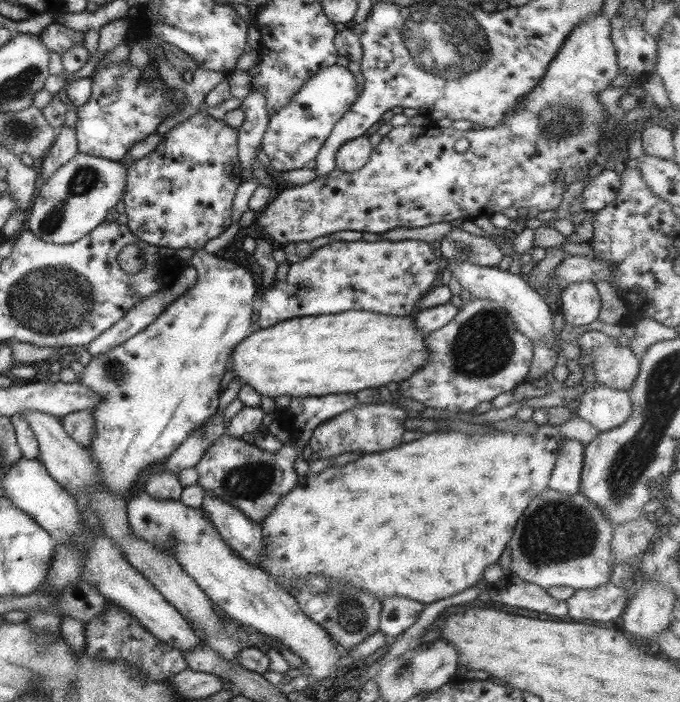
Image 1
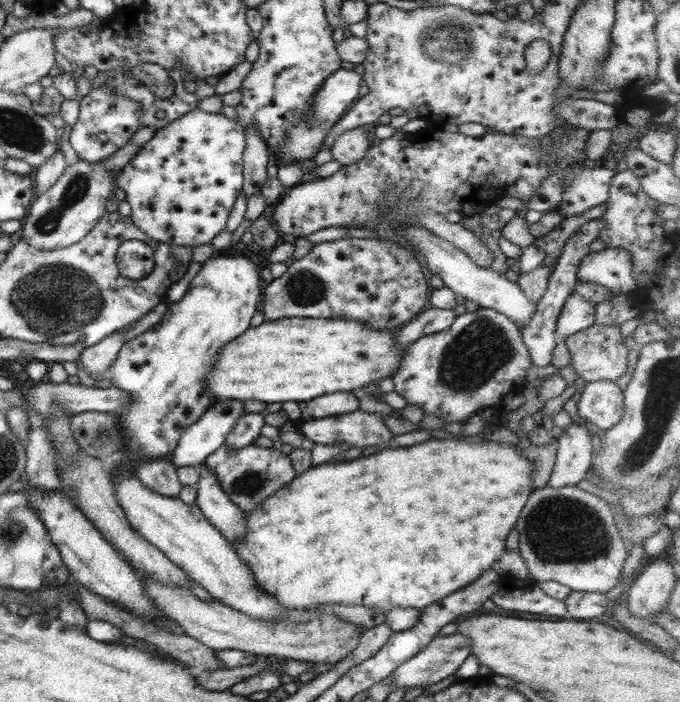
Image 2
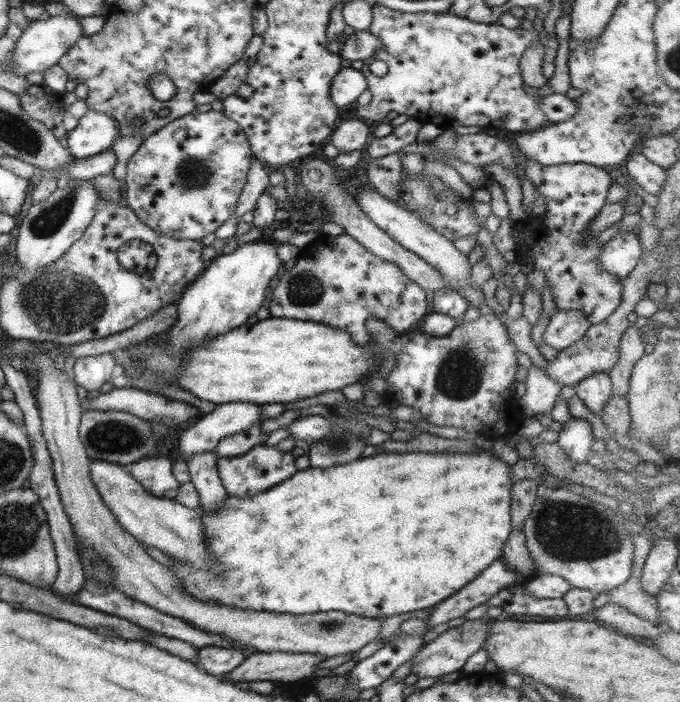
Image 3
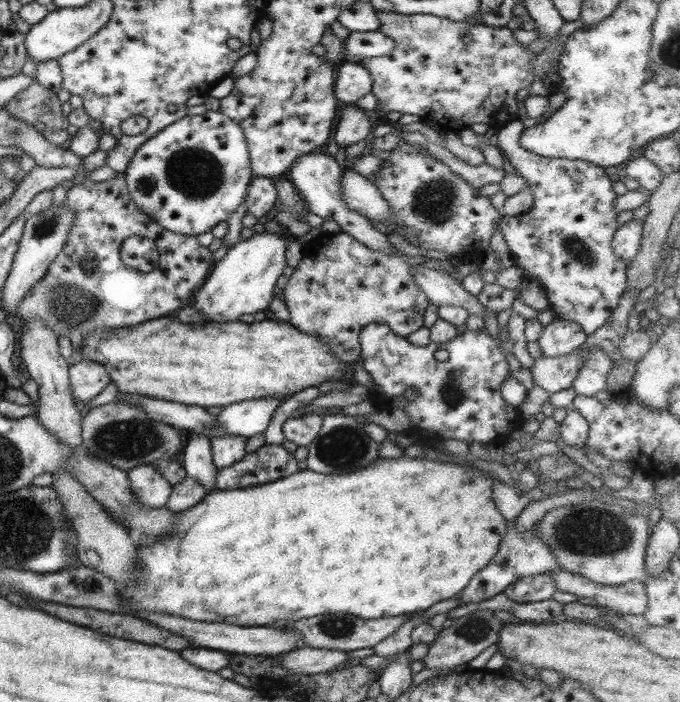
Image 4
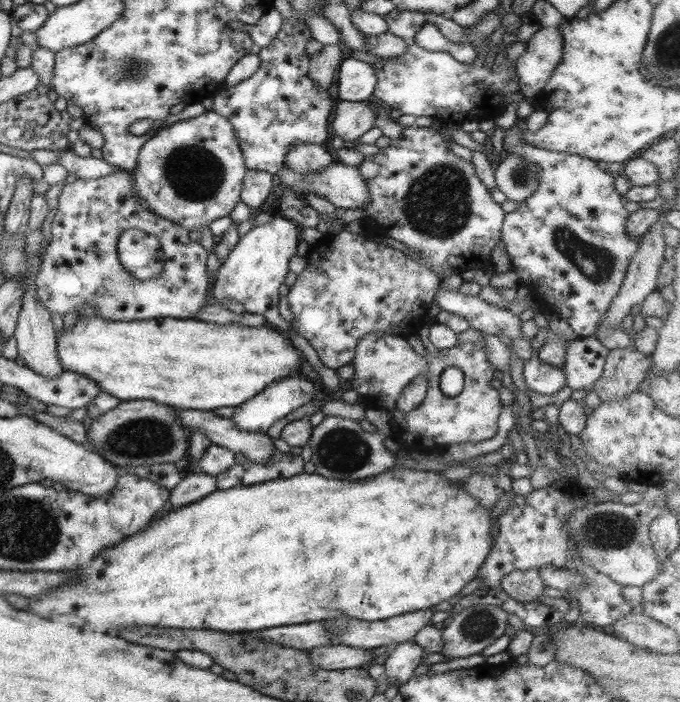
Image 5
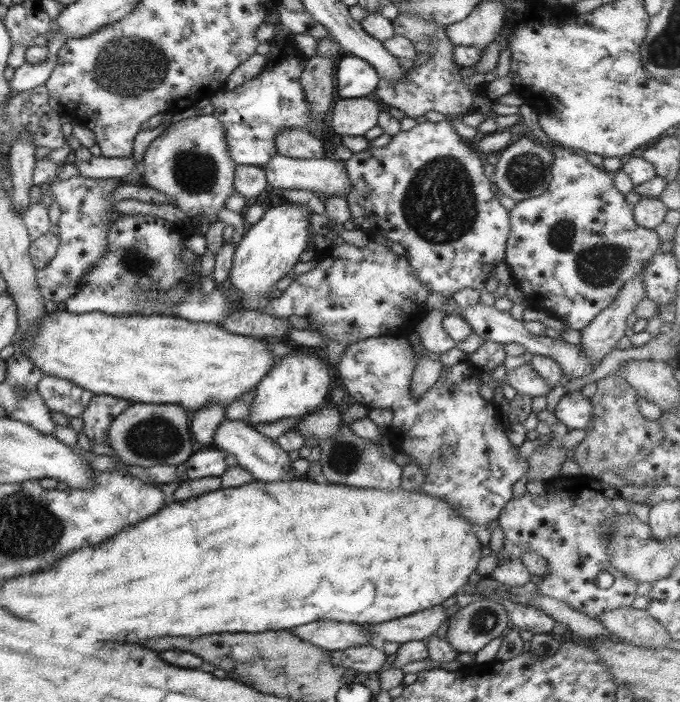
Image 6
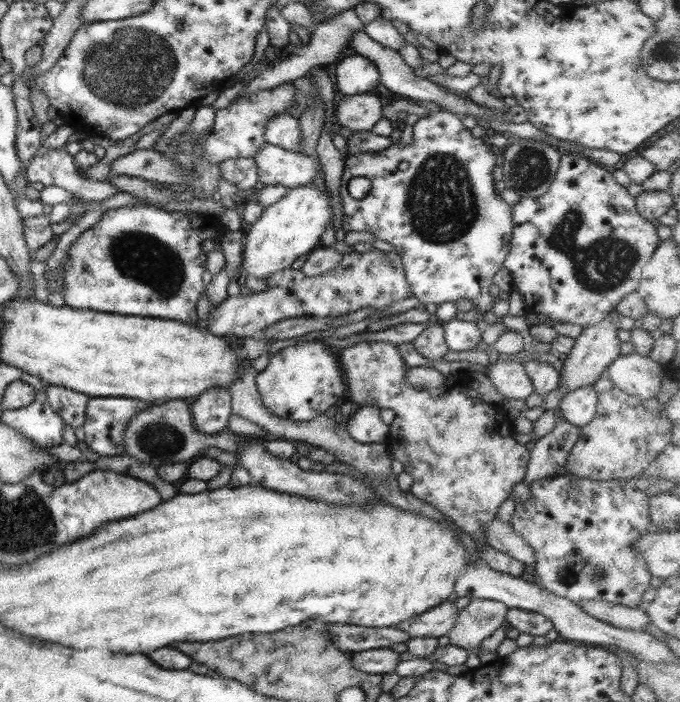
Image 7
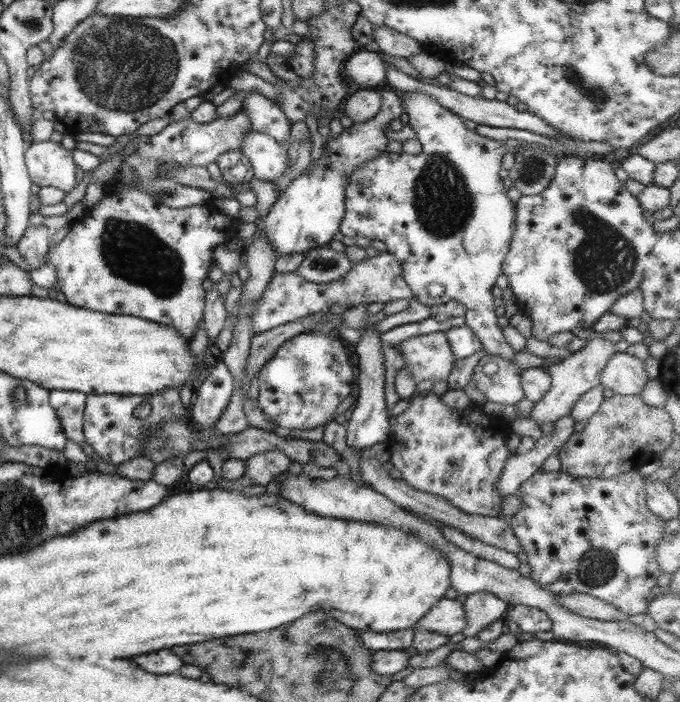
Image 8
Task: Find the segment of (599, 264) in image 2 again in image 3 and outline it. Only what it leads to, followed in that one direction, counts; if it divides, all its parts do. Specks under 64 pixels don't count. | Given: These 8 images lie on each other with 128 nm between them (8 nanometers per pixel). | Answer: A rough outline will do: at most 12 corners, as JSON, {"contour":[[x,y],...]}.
{"contour":[[623,234],[601,246],[597,260],[623,280],[634,270],[641,246]]}

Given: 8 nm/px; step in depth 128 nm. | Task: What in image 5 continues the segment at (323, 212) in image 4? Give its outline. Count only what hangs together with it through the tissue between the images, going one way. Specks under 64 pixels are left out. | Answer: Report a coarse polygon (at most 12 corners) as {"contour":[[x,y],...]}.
{"contour":[[293,144],[285,164],[315,174],[334,162],[321,144]]}

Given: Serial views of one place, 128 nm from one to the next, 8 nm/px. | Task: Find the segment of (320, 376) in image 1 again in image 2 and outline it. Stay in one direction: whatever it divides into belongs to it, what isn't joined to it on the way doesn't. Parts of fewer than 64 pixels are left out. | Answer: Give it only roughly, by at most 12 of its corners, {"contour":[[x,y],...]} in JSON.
{"contour":[[249,327],[205,376],[213,401],[303,402],[391,378],[389,329]]}

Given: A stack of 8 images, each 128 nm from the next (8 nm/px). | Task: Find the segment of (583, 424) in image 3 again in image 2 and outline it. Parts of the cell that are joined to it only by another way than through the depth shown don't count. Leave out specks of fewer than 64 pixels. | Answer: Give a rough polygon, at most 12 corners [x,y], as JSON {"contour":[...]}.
{"contour":[[569,424],[556,439],[546,486],[575,487],[590,470],[587,430]]}

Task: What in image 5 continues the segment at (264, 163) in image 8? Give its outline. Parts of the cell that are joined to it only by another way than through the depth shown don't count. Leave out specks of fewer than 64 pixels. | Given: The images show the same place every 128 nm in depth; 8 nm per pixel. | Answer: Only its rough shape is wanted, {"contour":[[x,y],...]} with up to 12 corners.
{"contour":[[339,162],[315,174],[287,166],[280,184],[327,200],[335,208],[363,210],[367,185],[357,167]]}

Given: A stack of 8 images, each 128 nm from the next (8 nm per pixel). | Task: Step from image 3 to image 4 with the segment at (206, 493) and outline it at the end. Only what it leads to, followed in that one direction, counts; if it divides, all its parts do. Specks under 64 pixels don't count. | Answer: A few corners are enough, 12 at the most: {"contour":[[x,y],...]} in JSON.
{"contour":[[192,434],[183,448],[186,476],[218,491],[209,438]]}

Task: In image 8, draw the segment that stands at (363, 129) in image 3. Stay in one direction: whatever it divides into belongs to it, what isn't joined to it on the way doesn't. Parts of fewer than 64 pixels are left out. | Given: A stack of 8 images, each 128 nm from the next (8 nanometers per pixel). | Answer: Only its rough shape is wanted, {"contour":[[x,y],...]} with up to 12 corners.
{"contour":[[373,89],[353,90],[343,114],[353,123],[373,118],[383,104]]}

